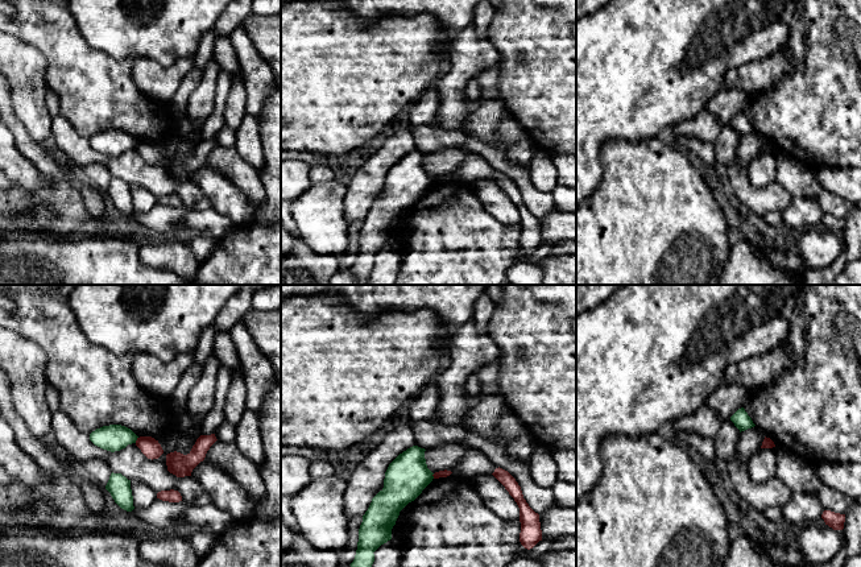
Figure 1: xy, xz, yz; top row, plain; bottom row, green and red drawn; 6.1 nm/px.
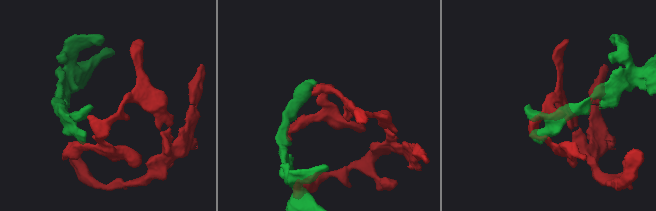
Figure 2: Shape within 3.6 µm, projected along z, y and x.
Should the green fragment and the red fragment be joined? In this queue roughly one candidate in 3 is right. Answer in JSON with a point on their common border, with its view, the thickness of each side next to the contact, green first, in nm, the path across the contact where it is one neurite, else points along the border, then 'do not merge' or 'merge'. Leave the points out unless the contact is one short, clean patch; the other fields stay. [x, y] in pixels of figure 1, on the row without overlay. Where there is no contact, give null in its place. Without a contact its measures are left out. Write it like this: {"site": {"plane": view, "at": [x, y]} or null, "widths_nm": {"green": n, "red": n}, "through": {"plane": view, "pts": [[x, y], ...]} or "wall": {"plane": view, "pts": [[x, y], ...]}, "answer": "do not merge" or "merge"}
{"site": {"plane": "xy", "at": [136, 144]}, "widths_nm": {"green": 160, "red": 120}, "wall": {"plane": "xy", "pts": [[137, 141], [135, 147]]}, "answer": "do not merge"}

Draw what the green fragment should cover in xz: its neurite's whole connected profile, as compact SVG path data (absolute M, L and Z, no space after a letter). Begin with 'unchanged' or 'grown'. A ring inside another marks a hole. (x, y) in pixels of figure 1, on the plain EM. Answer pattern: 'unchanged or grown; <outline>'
unchanged; M413 150L389 169L384 193L372 203L363 220L356 260L349 269L361 285L367 285L371 277L374 266L373 257L392 244L392 233L400 216L414 206L434 183L434 178L427 173L425 156Z

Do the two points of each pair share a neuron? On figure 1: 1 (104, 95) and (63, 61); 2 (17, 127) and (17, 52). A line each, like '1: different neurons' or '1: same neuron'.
1: same neuron
2: different neurons

